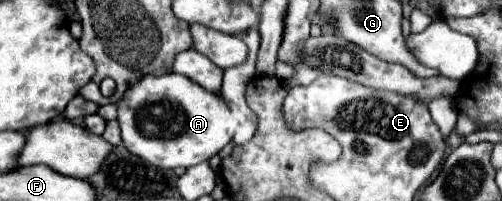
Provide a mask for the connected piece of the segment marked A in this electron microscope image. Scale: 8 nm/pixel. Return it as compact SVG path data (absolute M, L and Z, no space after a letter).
M183 74L143 76L117 100L117 122L123 146L159 168L189 168L215 156L233 140L237 120L217 94L203 90Z

